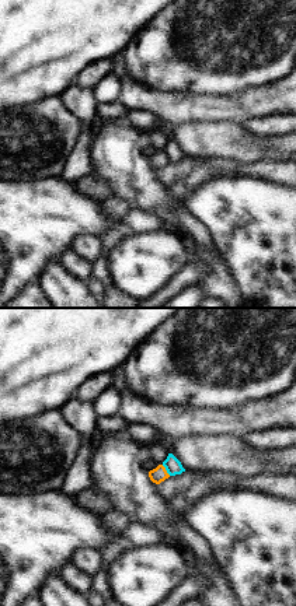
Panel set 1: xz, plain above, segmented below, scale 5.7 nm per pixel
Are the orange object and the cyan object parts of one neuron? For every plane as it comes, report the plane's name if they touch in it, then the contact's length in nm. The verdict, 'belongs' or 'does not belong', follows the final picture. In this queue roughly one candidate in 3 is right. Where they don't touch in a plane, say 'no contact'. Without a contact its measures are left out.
meets orange in xz; contact 80 nm long

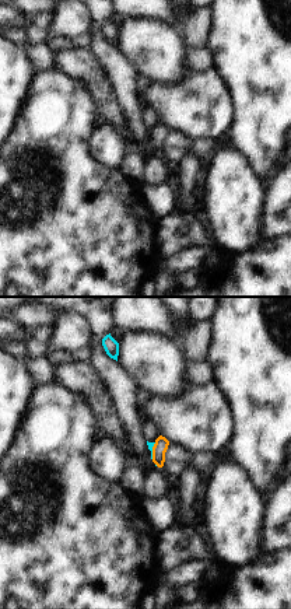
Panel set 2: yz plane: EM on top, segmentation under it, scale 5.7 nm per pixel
meets orange in yz; contact 100 nm long

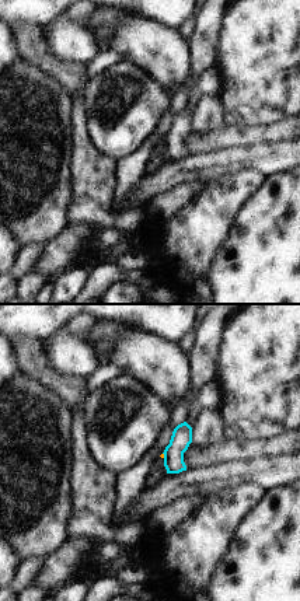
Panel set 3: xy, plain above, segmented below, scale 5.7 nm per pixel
meets orange in xy; contact 30 nm long

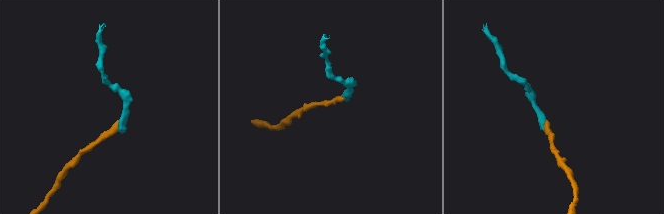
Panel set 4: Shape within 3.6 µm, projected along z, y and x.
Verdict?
does not belong

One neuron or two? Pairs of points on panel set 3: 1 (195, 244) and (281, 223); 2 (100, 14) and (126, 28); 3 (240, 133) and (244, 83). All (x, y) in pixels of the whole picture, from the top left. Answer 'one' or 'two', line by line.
1: two
2: two
3: two

